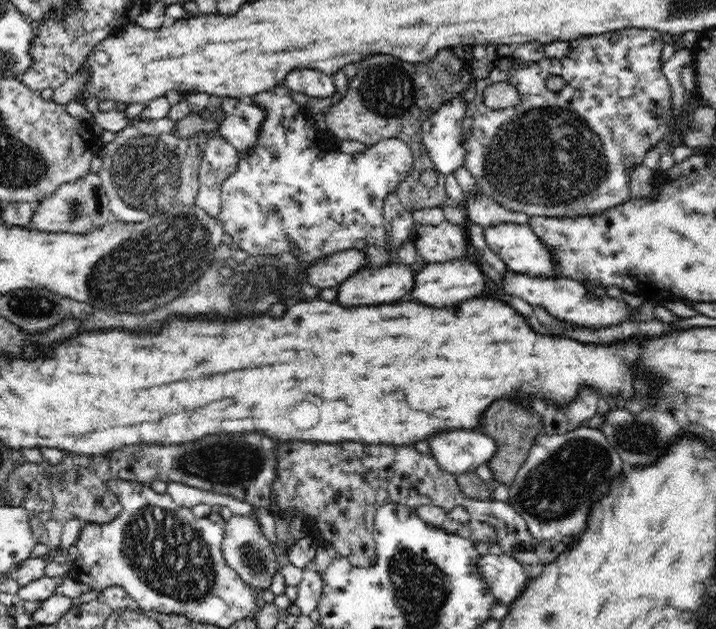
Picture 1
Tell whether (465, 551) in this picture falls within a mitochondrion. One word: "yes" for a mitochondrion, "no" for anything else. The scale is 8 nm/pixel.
no

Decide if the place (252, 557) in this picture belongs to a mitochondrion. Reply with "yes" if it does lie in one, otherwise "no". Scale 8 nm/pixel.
yes

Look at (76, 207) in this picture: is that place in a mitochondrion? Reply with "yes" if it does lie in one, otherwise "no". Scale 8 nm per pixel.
yes

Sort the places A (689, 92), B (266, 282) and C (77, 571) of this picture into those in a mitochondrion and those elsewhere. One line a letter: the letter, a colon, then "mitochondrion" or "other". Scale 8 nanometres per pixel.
A: other
B: mitochondrion
C: other

